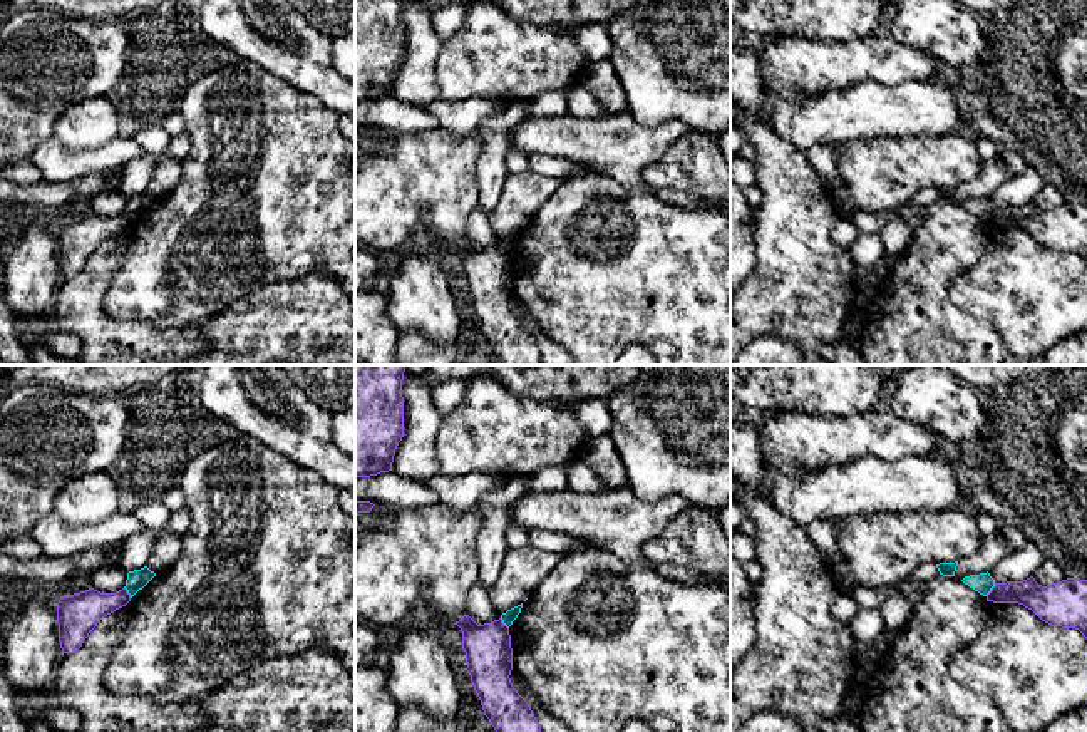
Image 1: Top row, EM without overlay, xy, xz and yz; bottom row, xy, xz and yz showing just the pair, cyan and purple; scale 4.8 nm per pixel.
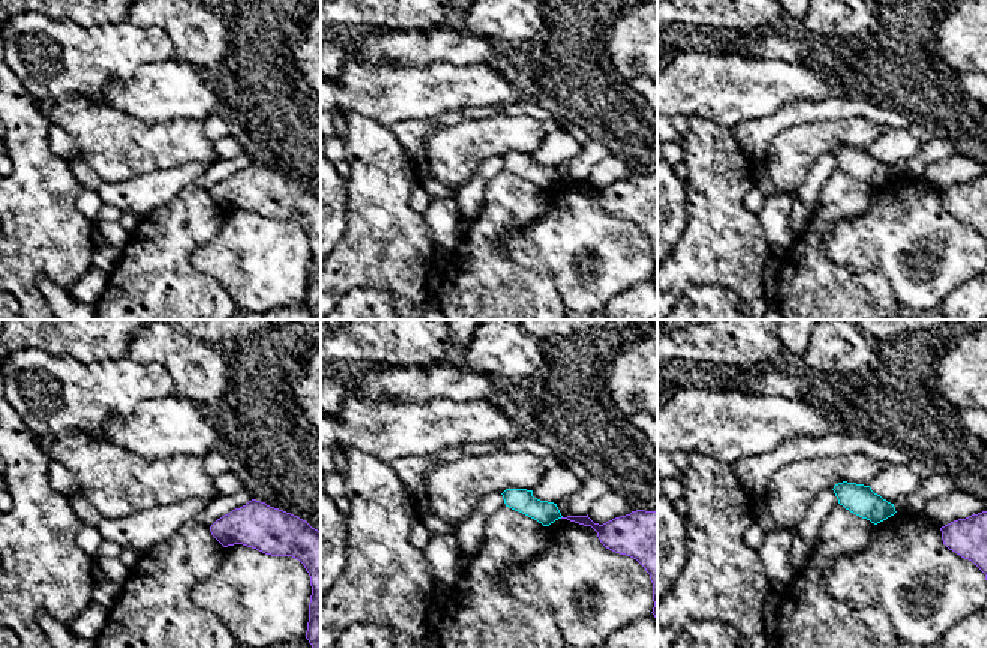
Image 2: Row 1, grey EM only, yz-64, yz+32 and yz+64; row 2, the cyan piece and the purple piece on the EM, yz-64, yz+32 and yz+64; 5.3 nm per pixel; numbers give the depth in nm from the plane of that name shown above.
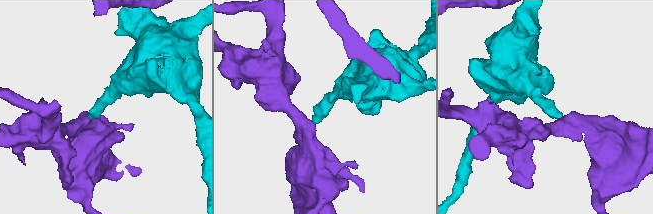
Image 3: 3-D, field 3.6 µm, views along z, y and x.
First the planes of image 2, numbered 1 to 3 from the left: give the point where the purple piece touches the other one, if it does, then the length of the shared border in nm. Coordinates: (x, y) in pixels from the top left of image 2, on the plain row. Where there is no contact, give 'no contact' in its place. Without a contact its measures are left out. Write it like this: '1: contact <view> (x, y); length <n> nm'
1: no contact
2: no contact
3: no contact

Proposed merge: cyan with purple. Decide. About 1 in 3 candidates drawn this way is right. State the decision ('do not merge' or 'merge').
do not merge

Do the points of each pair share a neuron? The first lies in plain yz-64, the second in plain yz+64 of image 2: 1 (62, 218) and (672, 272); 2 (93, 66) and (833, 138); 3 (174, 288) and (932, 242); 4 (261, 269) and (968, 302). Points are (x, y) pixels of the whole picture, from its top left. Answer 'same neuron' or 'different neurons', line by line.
1: same neuron
2: same neuron
3: different neurons
4: different neurons

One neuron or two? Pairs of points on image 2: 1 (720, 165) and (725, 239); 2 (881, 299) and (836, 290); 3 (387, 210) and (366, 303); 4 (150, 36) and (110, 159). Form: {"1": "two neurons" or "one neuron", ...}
{"1": "one neuron", "2": "one neuron", "3": "two neurons", "4": "one neuron"}

